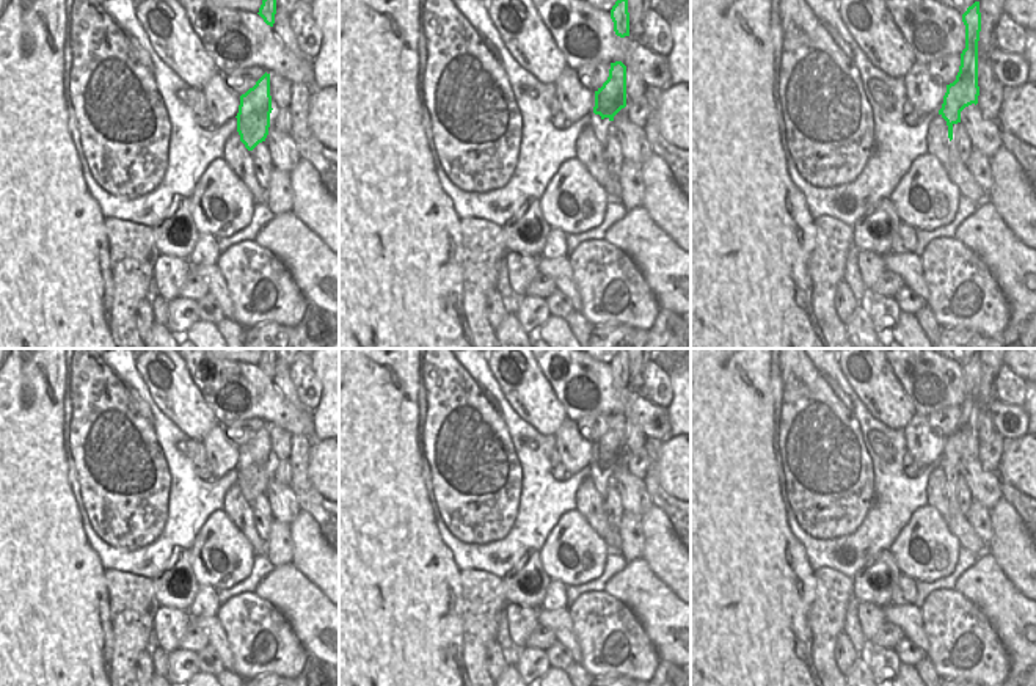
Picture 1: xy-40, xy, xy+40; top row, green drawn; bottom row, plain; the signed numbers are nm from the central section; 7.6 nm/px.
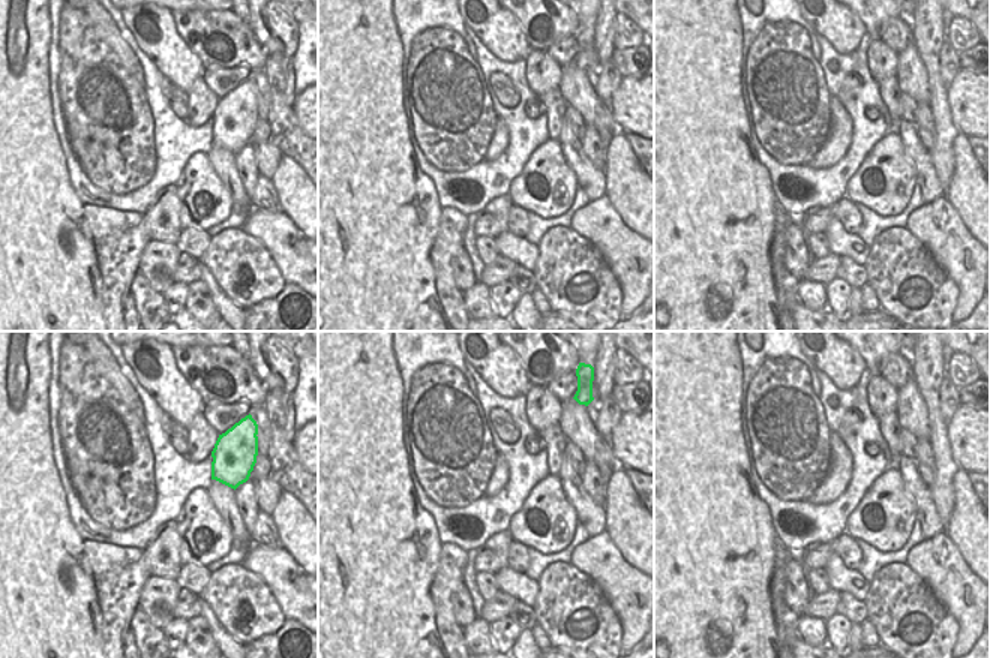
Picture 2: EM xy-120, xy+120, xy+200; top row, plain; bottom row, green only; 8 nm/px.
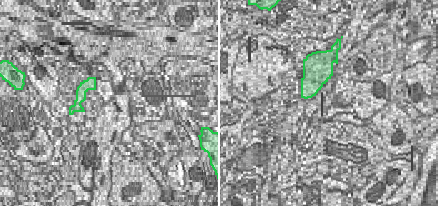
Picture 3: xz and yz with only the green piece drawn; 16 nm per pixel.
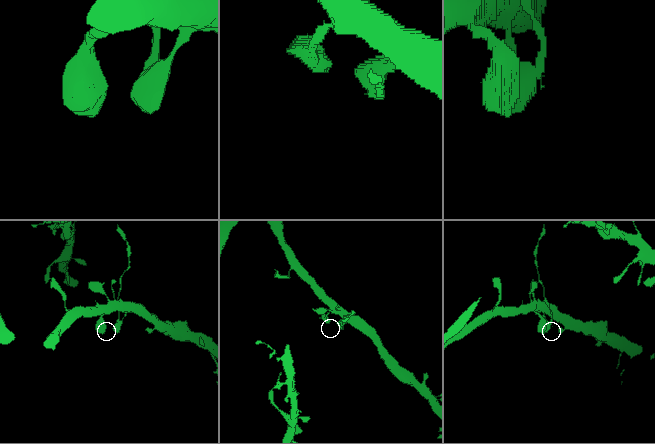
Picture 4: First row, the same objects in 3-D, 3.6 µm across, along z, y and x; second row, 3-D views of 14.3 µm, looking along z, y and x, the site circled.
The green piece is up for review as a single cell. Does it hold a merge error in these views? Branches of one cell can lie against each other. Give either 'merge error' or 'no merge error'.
merge error

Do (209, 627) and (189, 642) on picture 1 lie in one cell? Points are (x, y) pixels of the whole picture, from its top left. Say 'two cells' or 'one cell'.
two cells

